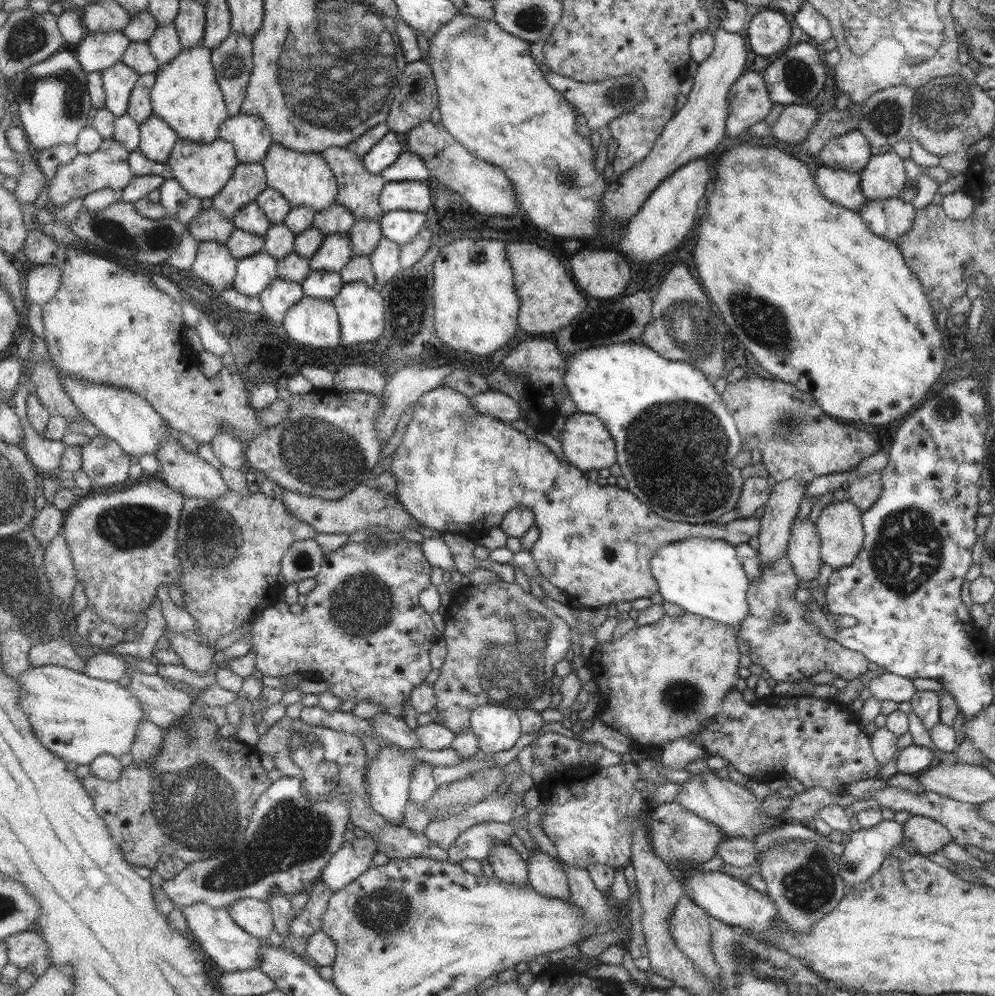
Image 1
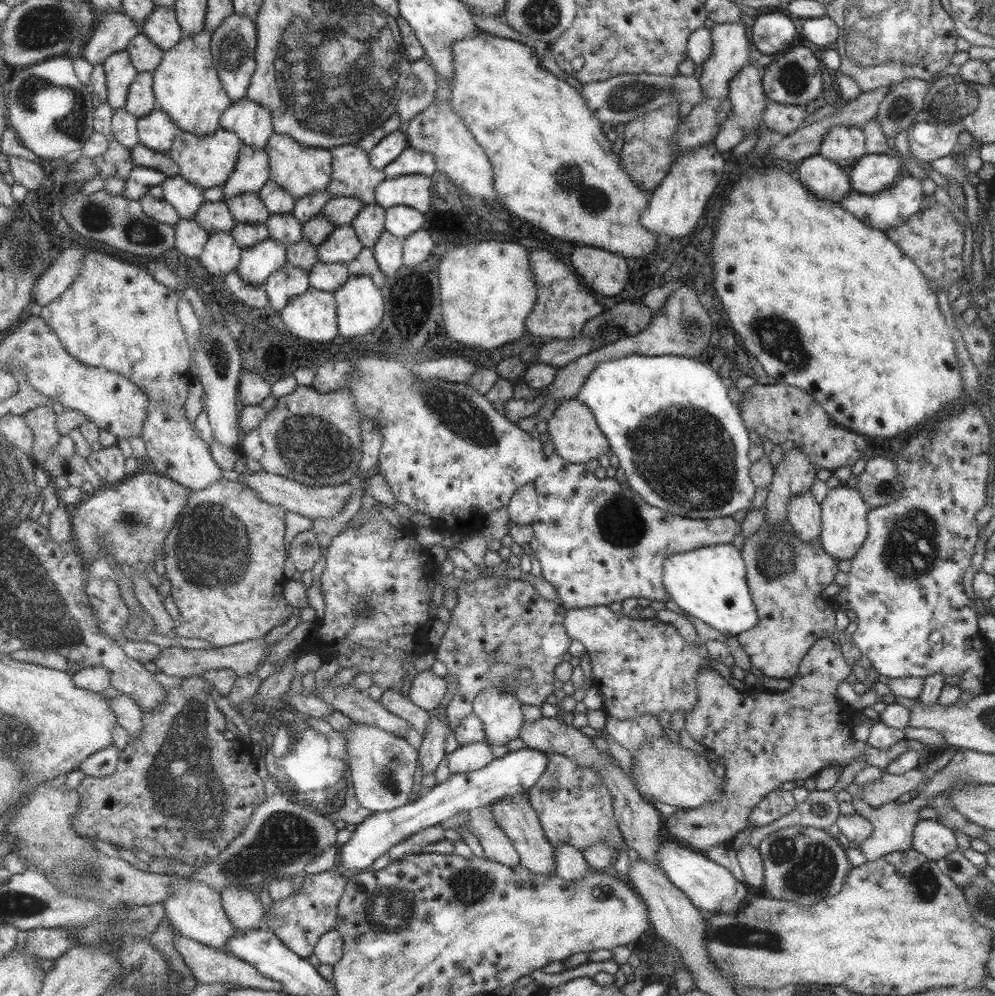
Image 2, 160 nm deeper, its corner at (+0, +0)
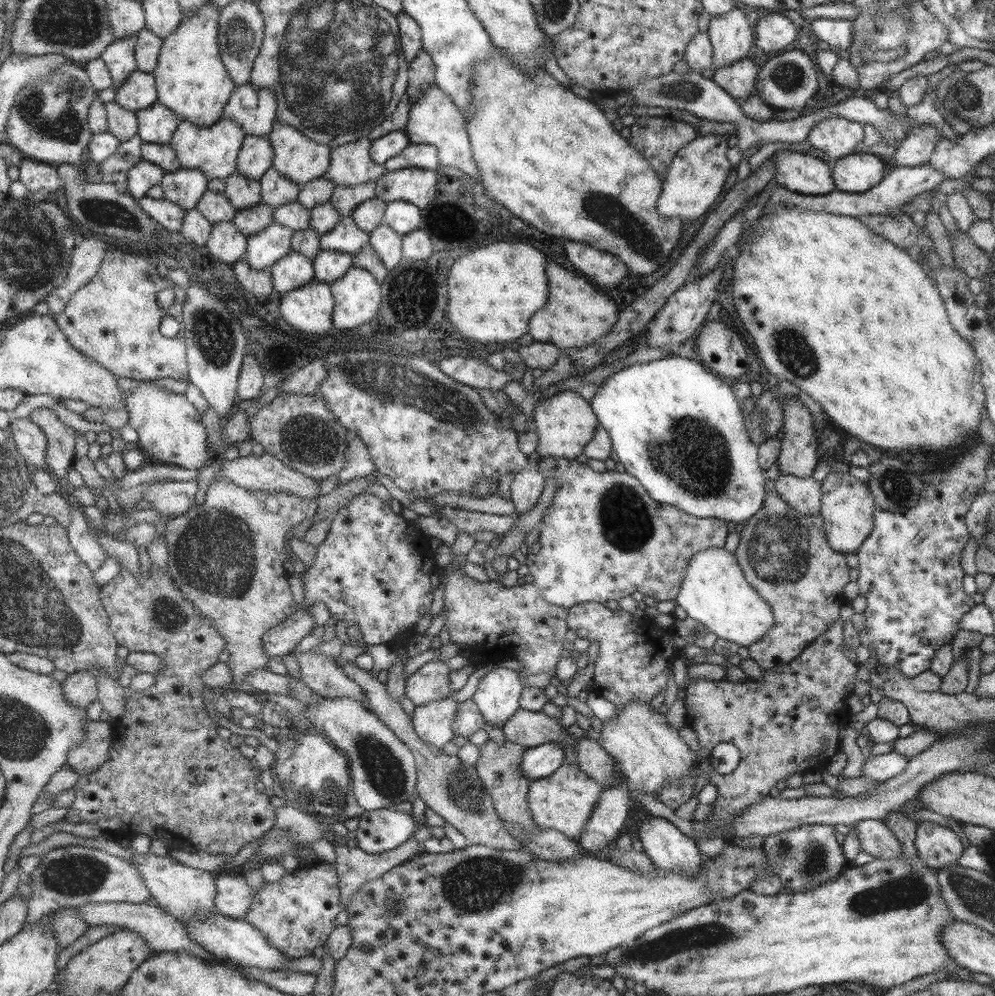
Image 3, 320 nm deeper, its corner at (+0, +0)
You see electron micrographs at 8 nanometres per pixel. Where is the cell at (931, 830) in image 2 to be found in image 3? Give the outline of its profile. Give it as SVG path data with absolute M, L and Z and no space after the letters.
M931 821L917 822L914 847L922 863L933 870L955 865L964 849L949 827Z

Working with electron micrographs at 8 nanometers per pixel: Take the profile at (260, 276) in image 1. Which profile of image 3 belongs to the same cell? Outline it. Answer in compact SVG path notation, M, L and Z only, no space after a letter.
M275 222L265 230L252 234L248 238L245 260L259 270L272 267L292 251L295 233L291 227Z

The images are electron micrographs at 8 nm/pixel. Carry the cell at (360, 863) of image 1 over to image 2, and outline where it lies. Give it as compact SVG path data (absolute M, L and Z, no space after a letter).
M518 749L516 752L508 752L502 758L495 758L490 764L487 764L484 768L479 768L479 770L449 775L444 782L424 790L419 798L395 810L372 813L365 822L357 825L349 841L338 847L336 866L340 864L346 869L360 870L360 872L361 870L369 870L371 864L377 858L388 854L395 844L409 838L412 834L421 832L424 828L438 825L439 822L449 818L449 816L453 816L453 814L459 814L461 811L476 809L480 806L489 806L497 799L523 793L530 789L538 781L538 778L543 775L543 771L547 768L546 756L547 754L532 749Z

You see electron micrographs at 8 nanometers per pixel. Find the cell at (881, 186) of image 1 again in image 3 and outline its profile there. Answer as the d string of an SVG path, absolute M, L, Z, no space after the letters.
M849 154L830 166L834 189L839 192L862 193L877 186L883 178L883 164L873 154Z

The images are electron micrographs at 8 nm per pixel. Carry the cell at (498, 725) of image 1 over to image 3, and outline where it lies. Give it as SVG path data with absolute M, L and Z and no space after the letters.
M493 668L476 684L477 690L471 696L485 722L498 728L519 709L521 679L509 668Z

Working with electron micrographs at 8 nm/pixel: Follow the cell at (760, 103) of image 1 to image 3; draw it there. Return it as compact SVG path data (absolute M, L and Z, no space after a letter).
M739 59L730 65L715 69L712 81L739 102L753 94L757 76L757 68L753 61Z

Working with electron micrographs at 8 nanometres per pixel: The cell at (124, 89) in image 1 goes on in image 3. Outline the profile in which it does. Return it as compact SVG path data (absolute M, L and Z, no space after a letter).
M138 35L123 37L111 43L102 54L110 68L114 88L117 90L138 68L136 48L138 45Z

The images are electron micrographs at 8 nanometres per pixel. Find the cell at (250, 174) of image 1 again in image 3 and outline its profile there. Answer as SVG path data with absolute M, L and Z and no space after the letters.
M247 135L245 145L238 157L238 170L243 174L243 178L262 181L263 176L274 167L274 157L275 150L273 144L269 142L269 137Z

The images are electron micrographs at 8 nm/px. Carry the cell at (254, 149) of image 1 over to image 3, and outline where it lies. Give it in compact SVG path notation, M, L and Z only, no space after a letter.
M253 83L242 84L235 89L227 103L224 118L233 119L245 130L246 135L269 137L273 125L278 119L278 98L274 90L270 88L256 87Z

